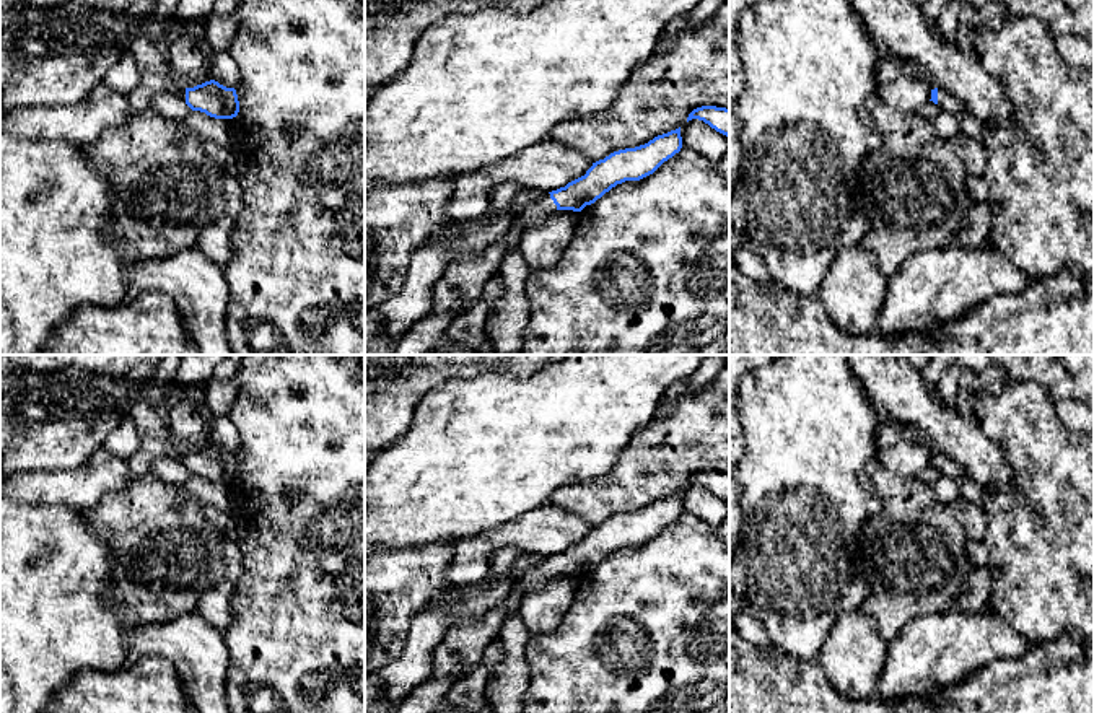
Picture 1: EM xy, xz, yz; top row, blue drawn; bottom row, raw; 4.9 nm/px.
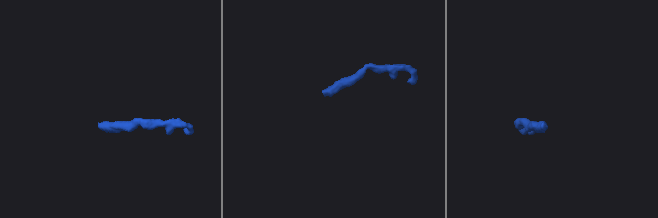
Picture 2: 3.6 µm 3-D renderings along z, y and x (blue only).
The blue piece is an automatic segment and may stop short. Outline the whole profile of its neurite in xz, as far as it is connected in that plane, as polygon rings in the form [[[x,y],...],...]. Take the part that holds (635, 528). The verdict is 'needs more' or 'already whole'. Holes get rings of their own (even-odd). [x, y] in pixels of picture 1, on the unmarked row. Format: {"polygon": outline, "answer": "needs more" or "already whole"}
{"polygon": [[[680,492],[658,500],[645,510],[610,518],[593,527],[584,540],[568,547],[565,552],[547,557],[540,565],[529,568],[519,580],[526,594],[542,589],[558,575],[581,576],[606,557],[625,545],[640,545],[653,539],[664,526],[682,513]]], "answer": "needs more"}

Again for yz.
{"polygon": [[[934,453],[931,454],[931,464],[934,469],[939,470],[939,475],[943,477],[949,477],[952,480],[967,475],[967,472],[964,470],[964,467],[957,462],[954,462],[951,457],[947,457],[943,453]]], "answer": "needs more"}

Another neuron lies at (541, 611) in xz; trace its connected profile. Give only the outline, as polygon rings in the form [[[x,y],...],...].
[[[557,575],[542,589],[523,596],[516,617],[529,635],[550,633],[571,607],[576,589],[578,576]]]

